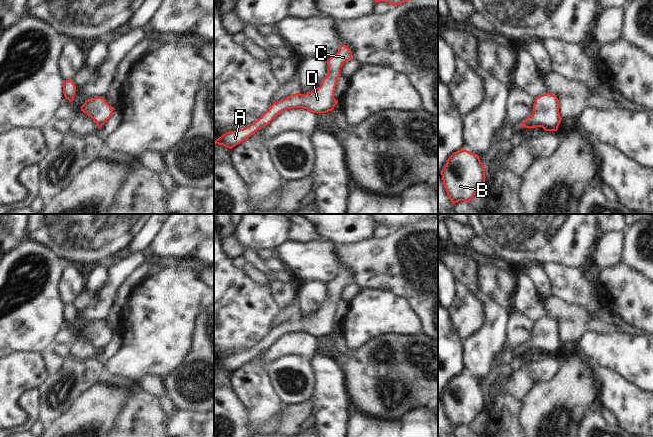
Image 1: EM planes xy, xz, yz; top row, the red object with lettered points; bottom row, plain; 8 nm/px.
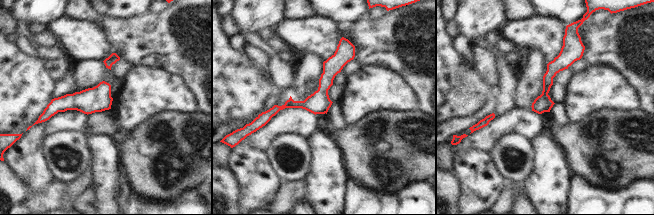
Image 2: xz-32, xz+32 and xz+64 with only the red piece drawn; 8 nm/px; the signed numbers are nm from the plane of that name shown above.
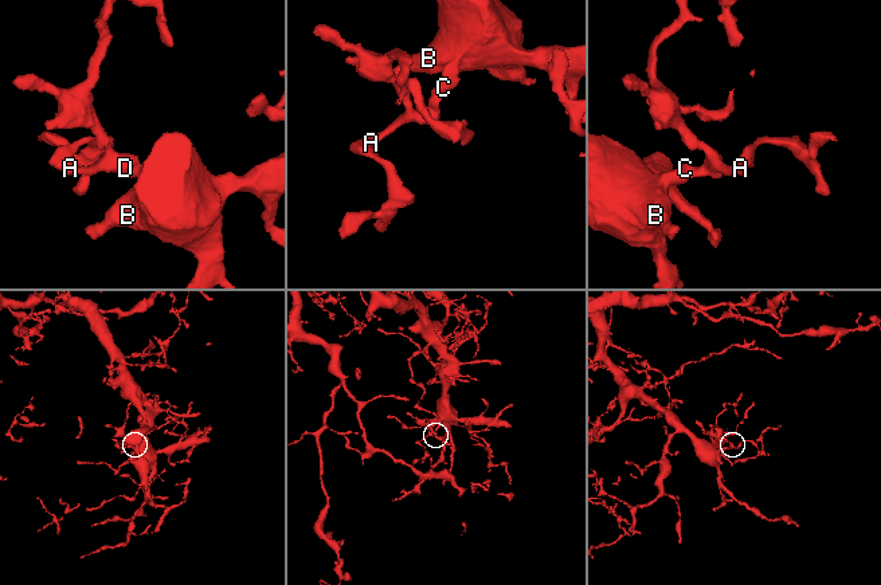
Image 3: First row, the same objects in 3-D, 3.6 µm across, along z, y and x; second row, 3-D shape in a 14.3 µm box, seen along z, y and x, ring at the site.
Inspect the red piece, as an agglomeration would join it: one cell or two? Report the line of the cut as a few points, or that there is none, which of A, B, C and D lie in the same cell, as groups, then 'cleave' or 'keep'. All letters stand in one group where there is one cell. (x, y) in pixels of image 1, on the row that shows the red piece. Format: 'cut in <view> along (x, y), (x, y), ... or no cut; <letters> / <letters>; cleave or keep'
no cut; A B C D; keep

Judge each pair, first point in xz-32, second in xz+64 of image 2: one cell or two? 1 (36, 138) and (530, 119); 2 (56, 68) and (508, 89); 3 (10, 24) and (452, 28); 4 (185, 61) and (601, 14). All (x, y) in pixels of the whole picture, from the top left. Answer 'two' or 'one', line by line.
1: two
2: one
3: one
4: two

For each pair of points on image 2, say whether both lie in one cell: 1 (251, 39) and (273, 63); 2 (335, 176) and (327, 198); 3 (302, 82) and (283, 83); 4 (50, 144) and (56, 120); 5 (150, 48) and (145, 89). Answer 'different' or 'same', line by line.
1: same
2: same
3: different
4: different
5: different

